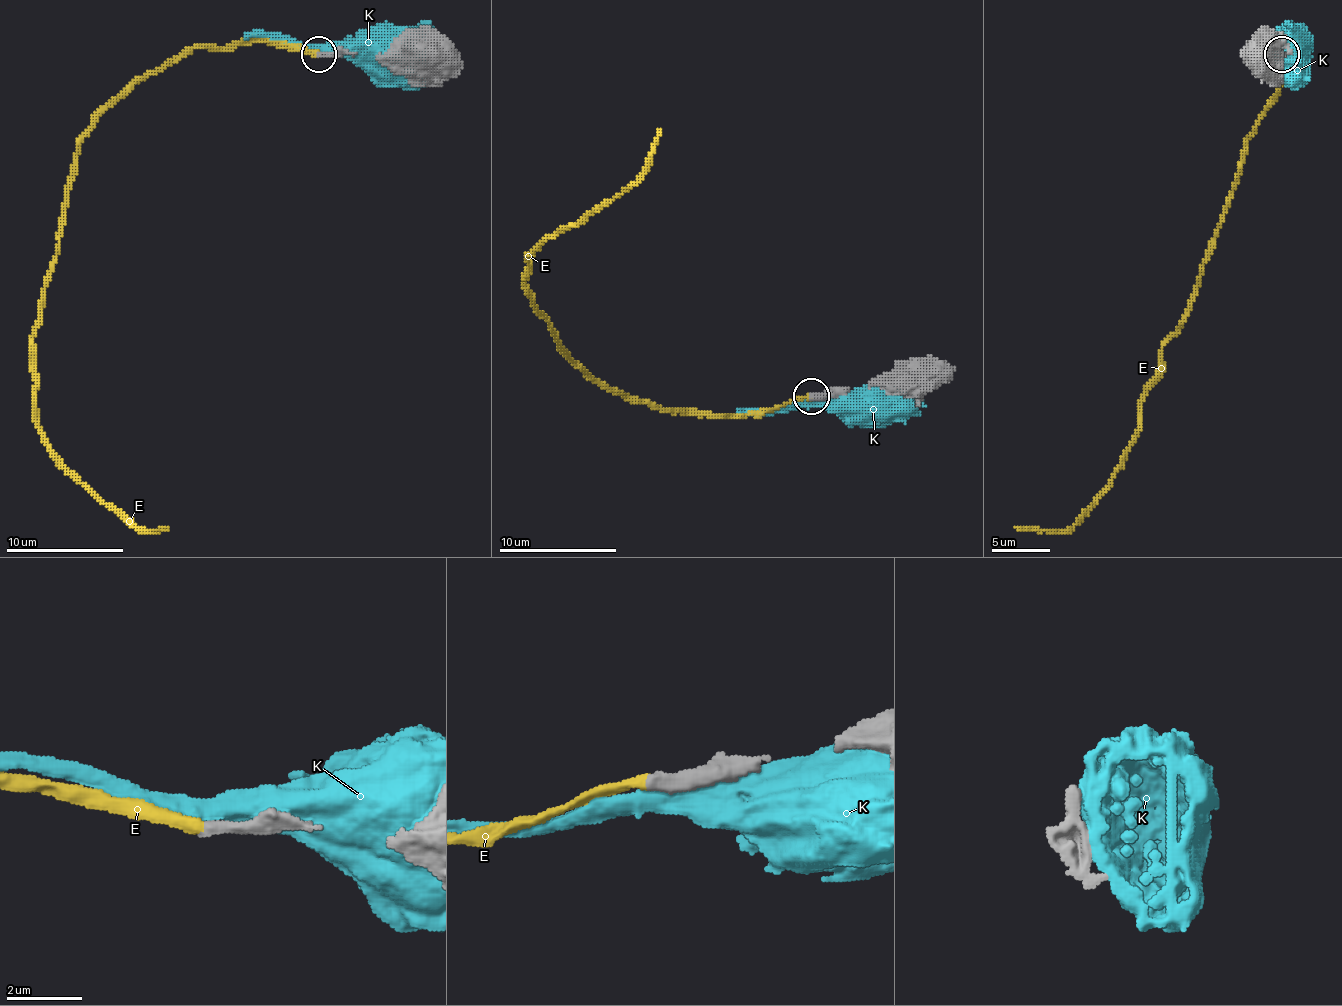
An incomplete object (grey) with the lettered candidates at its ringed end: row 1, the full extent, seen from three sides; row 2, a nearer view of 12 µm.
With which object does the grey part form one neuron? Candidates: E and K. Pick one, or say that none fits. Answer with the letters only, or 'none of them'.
E

